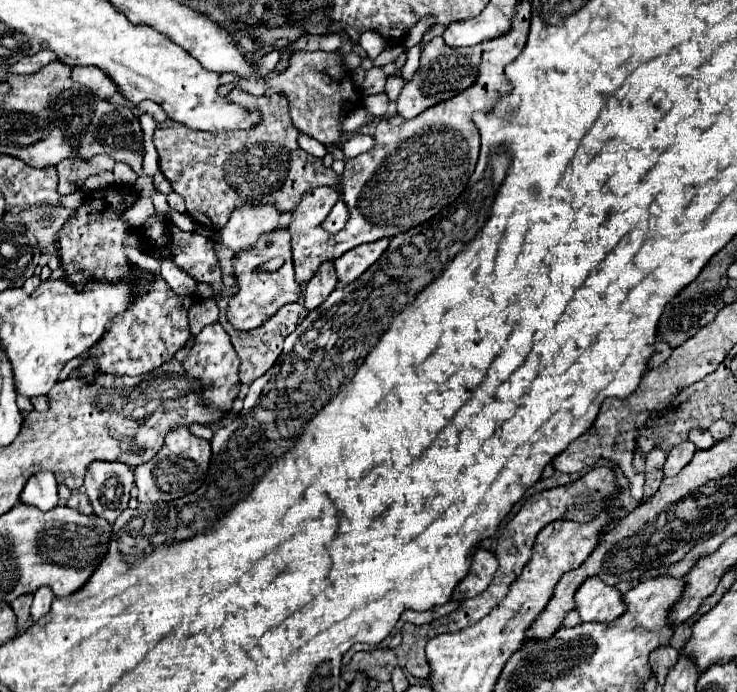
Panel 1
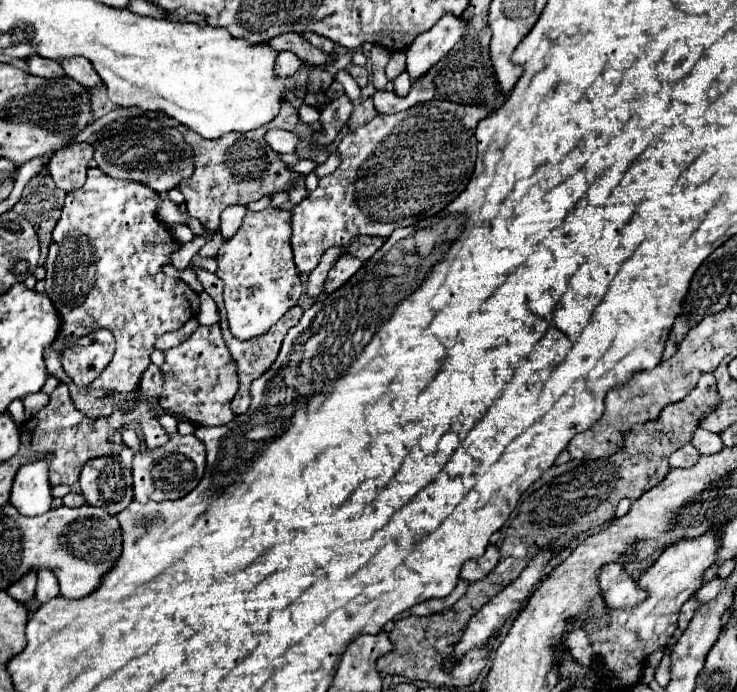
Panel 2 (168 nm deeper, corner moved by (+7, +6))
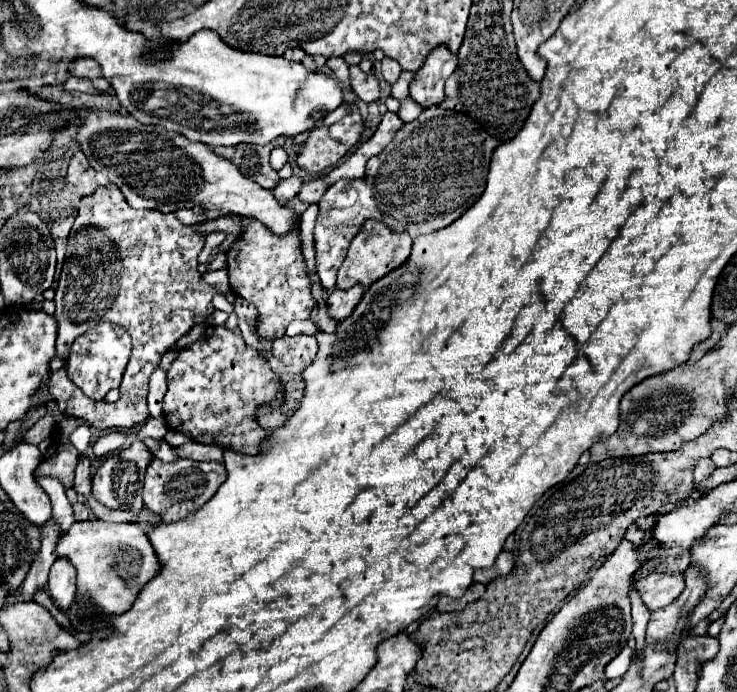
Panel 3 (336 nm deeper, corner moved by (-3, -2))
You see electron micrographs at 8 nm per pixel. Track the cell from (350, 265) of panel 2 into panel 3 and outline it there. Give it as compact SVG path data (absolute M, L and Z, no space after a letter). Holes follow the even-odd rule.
M354 285L352 289L348 291L342 291L342 289L334 289L332 295L328 295L328 315L334 319L334 321L344 321L350 317L352 309L356 309L356 305L360 303L360 297L364 293L364 287L362 285Z

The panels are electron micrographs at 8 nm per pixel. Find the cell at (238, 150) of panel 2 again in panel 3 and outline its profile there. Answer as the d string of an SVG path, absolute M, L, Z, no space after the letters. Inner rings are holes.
M278 137L264 147L262 145L246 145L246 143L236 145L236 147L216 147L216 155L230 159L242 171L242 175L252 177L258 185L272 191L276 187L276 183L280 181L280 177L270 167L268 157L270 157L270 151L274 147L282 147L284 141L286 141L284 137Z

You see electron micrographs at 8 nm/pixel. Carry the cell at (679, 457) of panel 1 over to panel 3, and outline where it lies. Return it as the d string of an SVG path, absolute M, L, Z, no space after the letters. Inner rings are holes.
M700 459L696 463L696 467L694 467L694 479L696 479L696 483L702 483L704 479L708 479L714 469L716 469L716 465L710 459Z

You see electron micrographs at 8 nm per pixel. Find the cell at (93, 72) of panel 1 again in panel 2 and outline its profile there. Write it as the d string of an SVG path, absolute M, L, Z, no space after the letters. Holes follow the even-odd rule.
M72 57L72 59L64 59L62 69L68 77L72 77L74 81L78 81L80 85L92 89L92 87L100 87L102 79L98 77L98 73L94 71L94 67L90 65L90 61L86 61L84 57Z

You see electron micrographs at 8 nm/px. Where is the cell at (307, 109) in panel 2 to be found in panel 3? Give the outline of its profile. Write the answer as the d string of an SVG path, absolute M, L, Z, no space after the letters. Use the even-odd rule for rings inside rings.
M343 103L340 107L328 113L328 115L326 115L326 117L323 119L323 123L325 125L332 125L333 123L341 120L349 112L350 112L349 105L347 103Z

